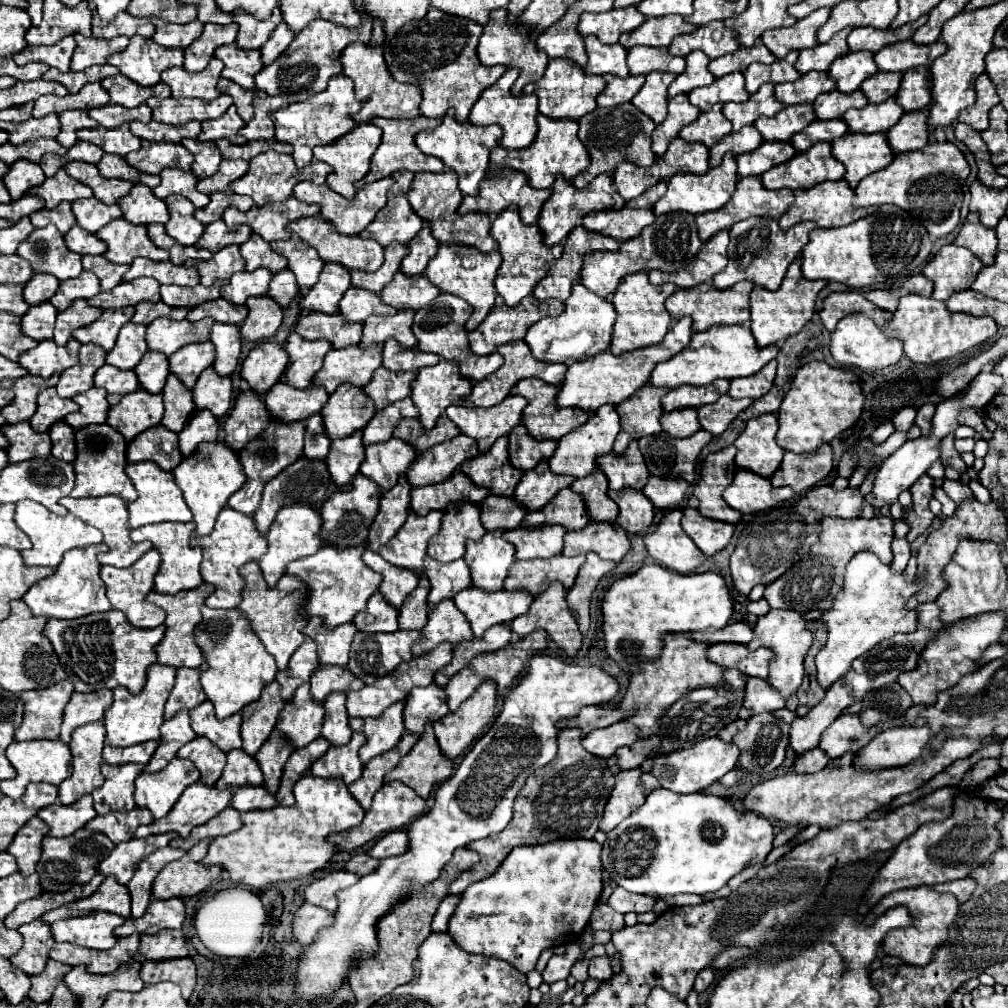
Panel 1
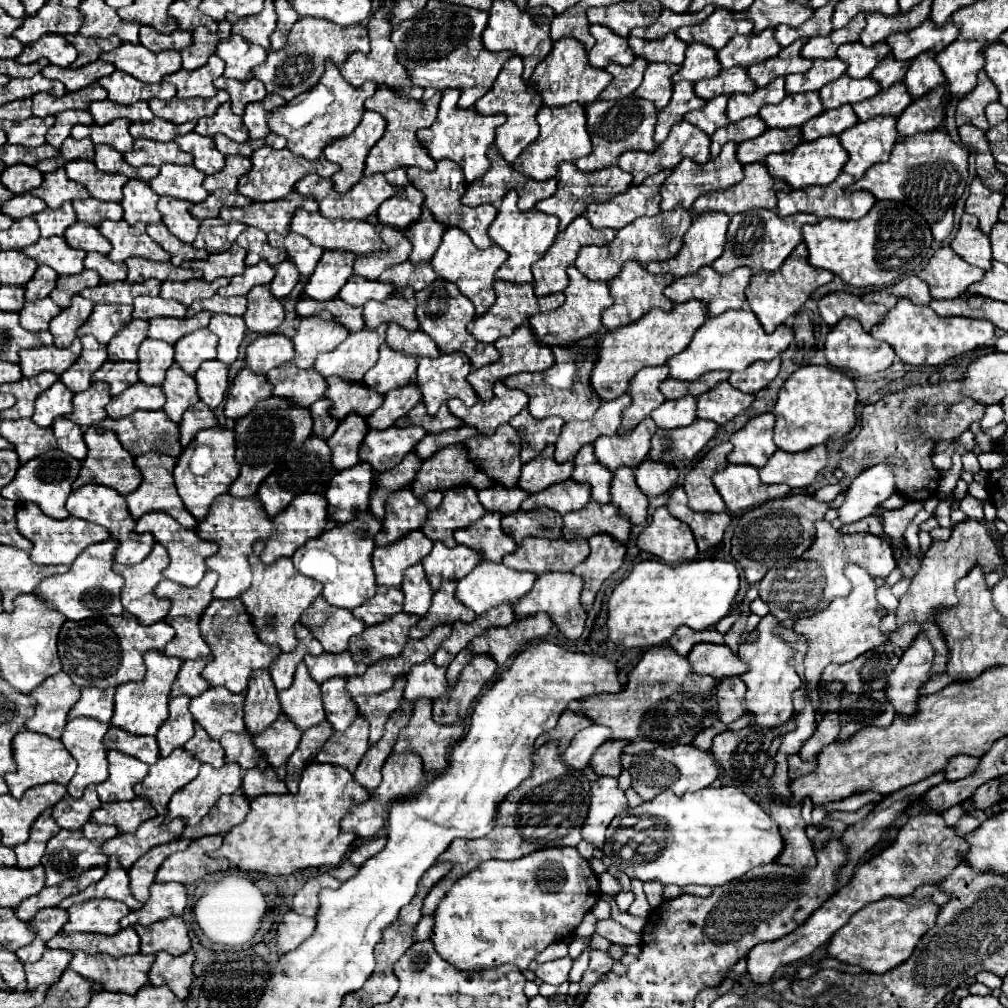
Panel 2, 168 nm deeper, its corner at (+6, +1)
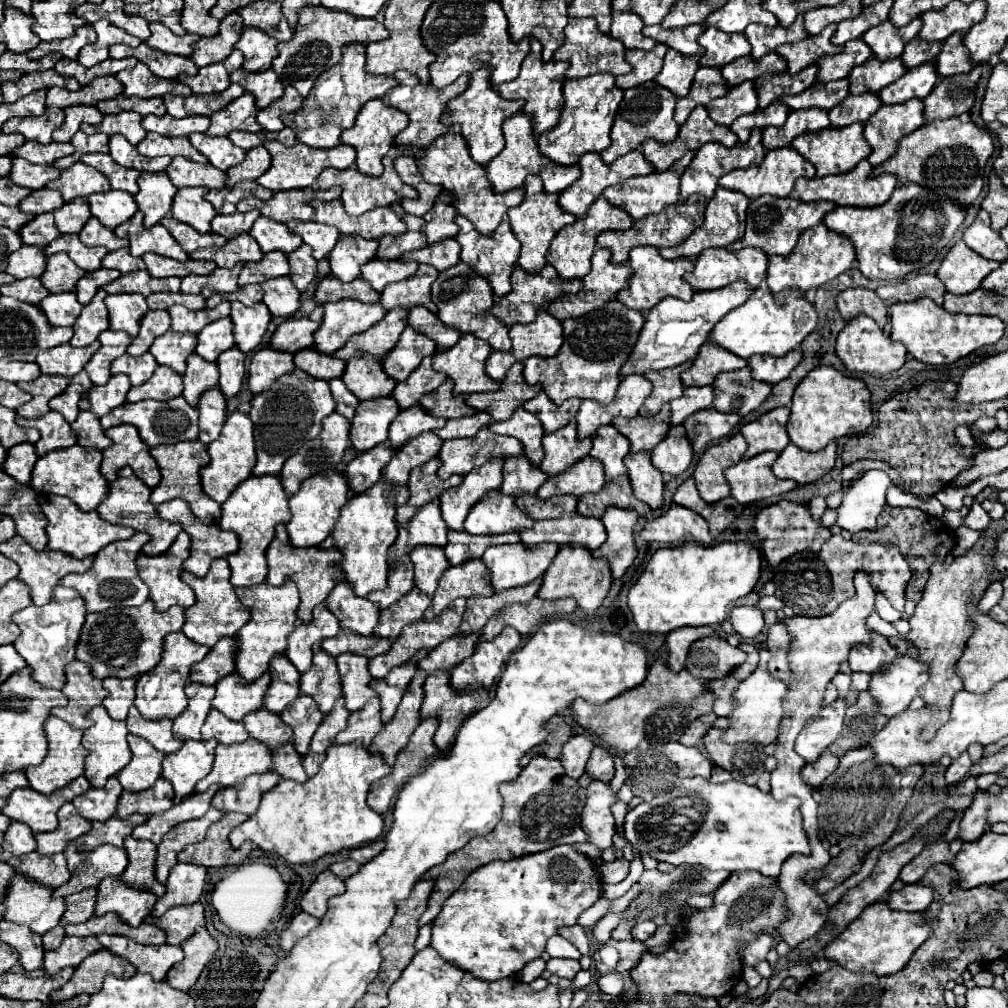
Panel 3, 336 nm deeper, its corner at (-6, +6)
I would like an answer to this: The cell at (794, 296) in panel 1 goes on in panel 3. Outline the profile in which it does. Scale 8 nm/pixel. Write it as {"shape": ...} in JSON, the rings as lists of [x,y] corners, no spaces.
{"shape":[[[820,222],[820,226],[812,226],[812,230],[806,230],[800,236],[800,242],[796,244],[796,250],[792,250],[790,258],[768,260],[768,286],[772,292],[780,292],[786,286],[798,286],[802,292],[808,292],[810,288],[826,284],[846,272],[854,260],[854,244],[844,234],[838,234]]]}

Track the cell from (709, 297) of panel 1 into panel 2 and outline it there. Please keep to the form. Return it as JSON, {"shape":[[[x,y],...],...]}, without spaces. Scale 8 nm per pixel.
{"shape":[[[702,267],[694,275],[674,279],[674,283],[668,289],[664,289],[664,295],[676,305],[686,303],[690,299],[702,301],[702,303],[708,305],[708,317],[716,317],[716,315],[722,315],[728,309],[742,309],[744,307],[744,301],[746,301],[744,289],[746,289],[750,277],[752,277],[752,271],[748,267],[740,267],[740,269],[736,269],[728,275],[718,275],[716,271],[712,271],[712,267]]]}

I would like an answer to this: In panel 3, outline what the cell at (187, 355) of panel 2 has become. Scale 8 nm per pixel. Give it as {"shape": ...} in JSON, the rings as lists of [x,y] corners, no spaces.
{"shape":[[[216,320],[208,324],[204,330],[198,332],[198,346],[196,354],[200,354],[204,360],[216,362],[216,358],[234,346],[234,334],[232,334],[232,320]]]}

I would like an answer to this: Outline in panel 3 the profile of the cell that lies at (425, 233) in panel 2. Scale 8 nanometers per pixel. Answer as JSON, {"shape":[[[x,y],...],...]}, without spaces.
{"shape":[[[440,194],[436,204],[432,206],[432,210],[428,214],[424,214],[426,226],[422,228],[422,232],[426,234],[428,242],[440,242],[446,238],[454,238],[458,234],[458,226],[454,222],[456,216],[456,208],[452,206],[452,194]]]}

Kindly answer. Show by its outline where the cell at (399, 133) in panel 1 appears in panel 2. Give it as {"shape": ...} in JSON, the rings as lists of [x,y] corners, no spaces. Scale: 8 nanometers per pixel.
{"shape":[[[378,87],[376,93],[372,95],[372,99],[368,99],[368,103],[364,103],[364,107],[380,113],[388,121],[388,125],[386,125],[386,133],[382,135],[382,139],[368,153],[364,175],[368,177],[368,175],[376,175],[376,173],[386,173],[386,171],[398,169],[398,167],[420,167],[424,171],[434,171],[436,161],[418,145],[416,131],[422,127],[430,127],[436,121],[438,103],[440,103],[440,95],[434,95],[428,103],[422,103],[422,101],[414,101],[414,99],[400,99],[392,89]]]}

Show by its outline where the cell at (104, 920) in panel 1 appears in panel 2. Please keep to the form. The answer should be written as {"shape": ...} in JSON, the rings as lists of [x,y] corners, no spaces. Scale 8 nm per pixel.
{"shape":[[[92,899],[68,909],[68,923],[62,927],[60,935],[74,933],[100,933],[100,935],[116,935],[120,931],[120,919],[128,915],[130,909],[112,899]]]}

